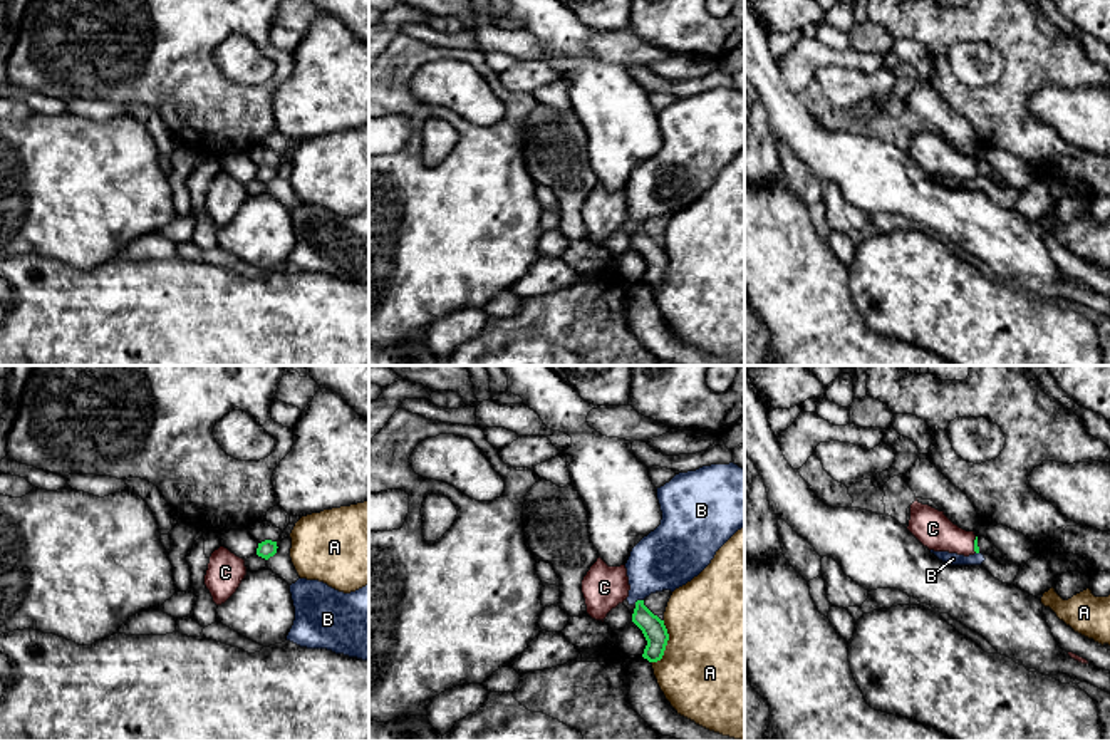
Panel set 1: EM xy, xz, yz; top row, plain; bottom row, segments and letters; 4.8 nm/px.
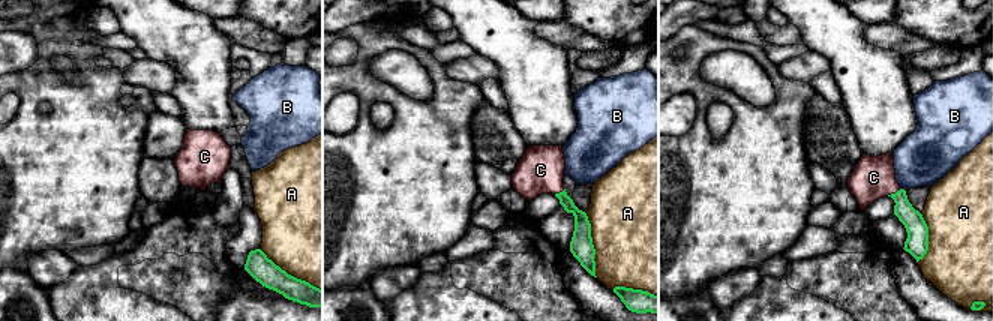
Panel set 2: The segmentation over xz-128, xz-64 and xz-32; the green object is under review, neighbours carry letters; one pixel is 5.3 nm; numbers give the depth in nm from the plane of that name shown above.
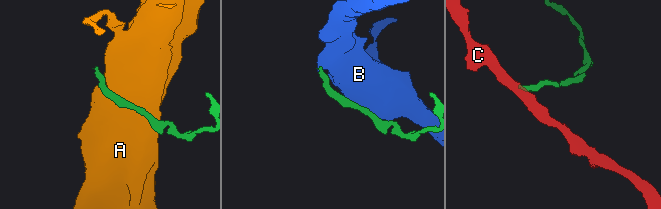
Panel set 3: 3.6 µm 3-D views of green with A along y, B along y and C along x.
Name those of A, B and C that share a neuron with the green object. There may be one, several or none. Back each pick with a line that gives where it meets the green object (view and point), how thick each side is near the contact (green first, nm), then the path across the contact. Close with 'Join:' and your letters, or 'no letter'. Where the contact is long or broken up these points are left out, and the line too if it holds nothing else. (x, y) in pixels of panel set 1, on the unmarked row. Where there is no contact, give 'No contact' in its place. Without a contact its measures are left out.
C: Touches green at yz (975, 170). Thickness 30 nm (green) against 180 nm. Path across: yz (976, 173), (975, 170), (944, 161), (933, 153)
Join: C

